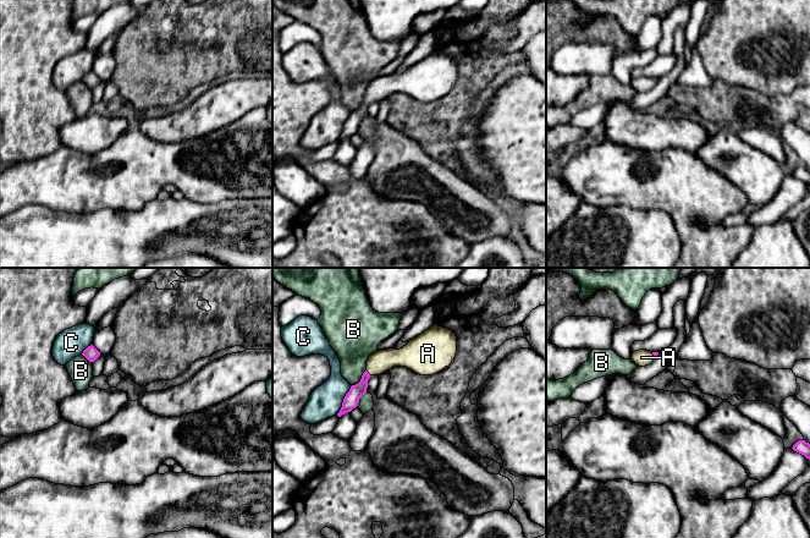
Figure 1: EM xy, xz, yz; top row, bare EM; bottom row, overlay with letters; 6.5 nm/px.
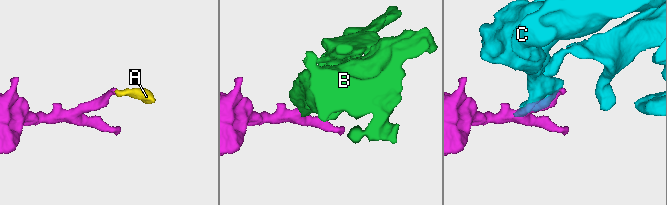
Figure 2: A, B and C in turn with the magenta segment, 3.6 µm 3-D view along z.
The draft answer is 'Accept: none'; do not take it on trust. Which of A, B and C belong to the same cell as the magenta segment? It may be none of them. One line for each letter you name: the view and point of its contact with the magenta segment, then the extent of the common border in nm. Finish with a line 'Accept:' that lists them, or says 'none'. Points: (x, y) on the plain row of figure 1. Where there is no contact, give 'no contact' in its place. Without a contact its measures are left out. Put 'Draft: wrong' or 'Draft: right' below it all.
A: xz (367, 98) | 50 nm
Accept: A
Draft: wrong

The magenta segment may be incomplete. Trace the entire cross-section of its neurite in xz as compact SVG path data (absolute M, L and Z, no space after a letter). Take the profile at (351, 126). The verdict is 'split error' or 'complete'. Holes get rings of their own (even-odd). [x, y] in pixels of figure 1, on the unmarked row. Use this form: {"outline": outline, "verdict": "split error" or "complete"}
{"outline": "M434 50L400 76L387 75L371 79L367 87L367 97L358 110L346 120L338 143L358 132L367 119L371 101L380 101L393 93L406 93L420 101L432 101L448 93L456 83L457 62L446 54Z", "verdict": "split error"}

